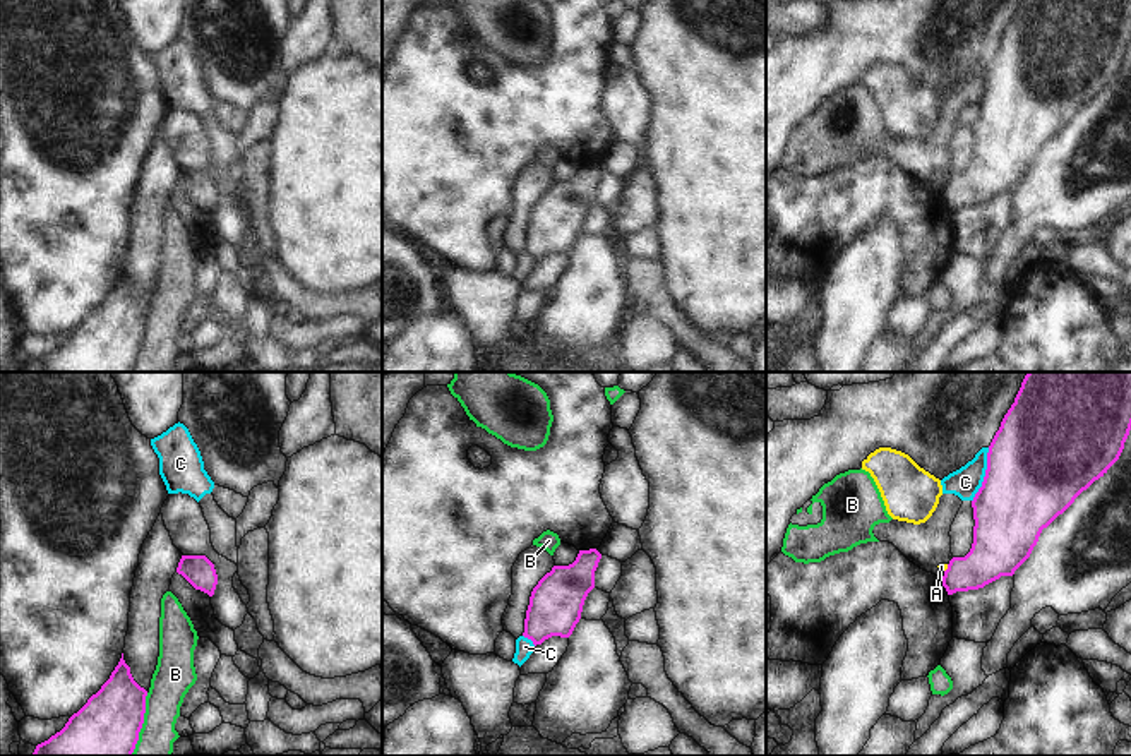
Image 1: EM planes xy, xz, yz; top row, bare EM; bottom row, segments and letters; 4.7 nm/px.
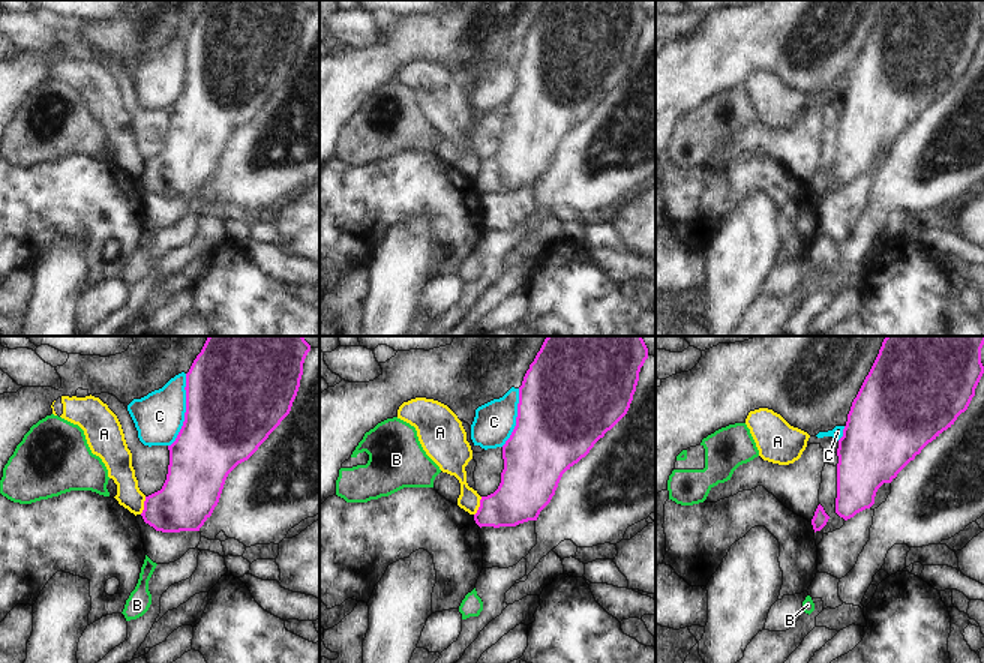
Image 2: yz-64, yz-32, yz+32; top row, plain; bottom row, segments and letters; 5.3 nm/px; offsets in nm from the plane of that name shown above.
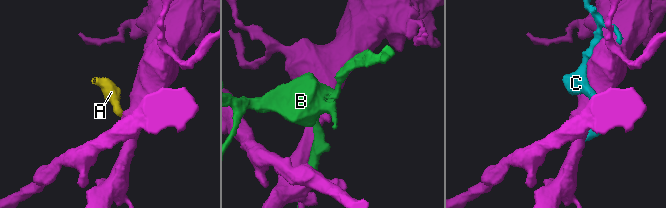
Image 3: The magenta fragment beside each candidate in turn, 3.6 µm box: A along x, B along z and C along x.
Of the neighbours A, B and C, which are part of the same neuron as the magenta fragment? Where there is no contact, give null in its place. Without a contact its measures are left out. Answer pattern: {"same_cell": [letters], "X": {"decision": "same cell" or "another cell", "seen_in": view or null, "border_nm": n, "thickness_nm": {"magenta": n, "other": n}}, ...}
{"same_cell": [], "A": {"decision": "another cell", "seen_in": "yz", "border_nm": 40, "thickness_nm": {"magenta": 240, "other": 30}}, "B": {"decision": "another cell", "seen_in": "xy", "border_nm": 300, "thickness_nm": {"magenta": 340, "other": 190}}, "C": {"decision": "another cell", "seen_in": "yz", "border_nm": 260, "thickness_nm": {"magenta": 480, "other": 140}}}

